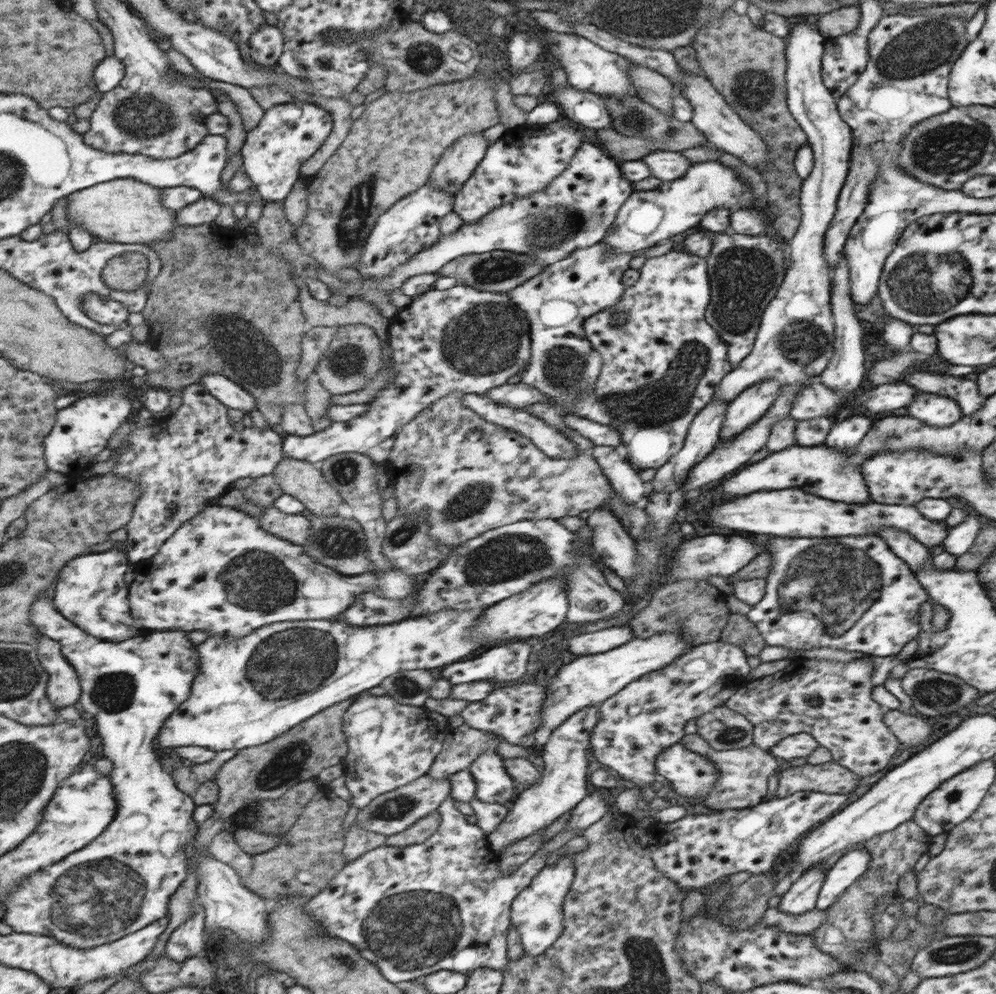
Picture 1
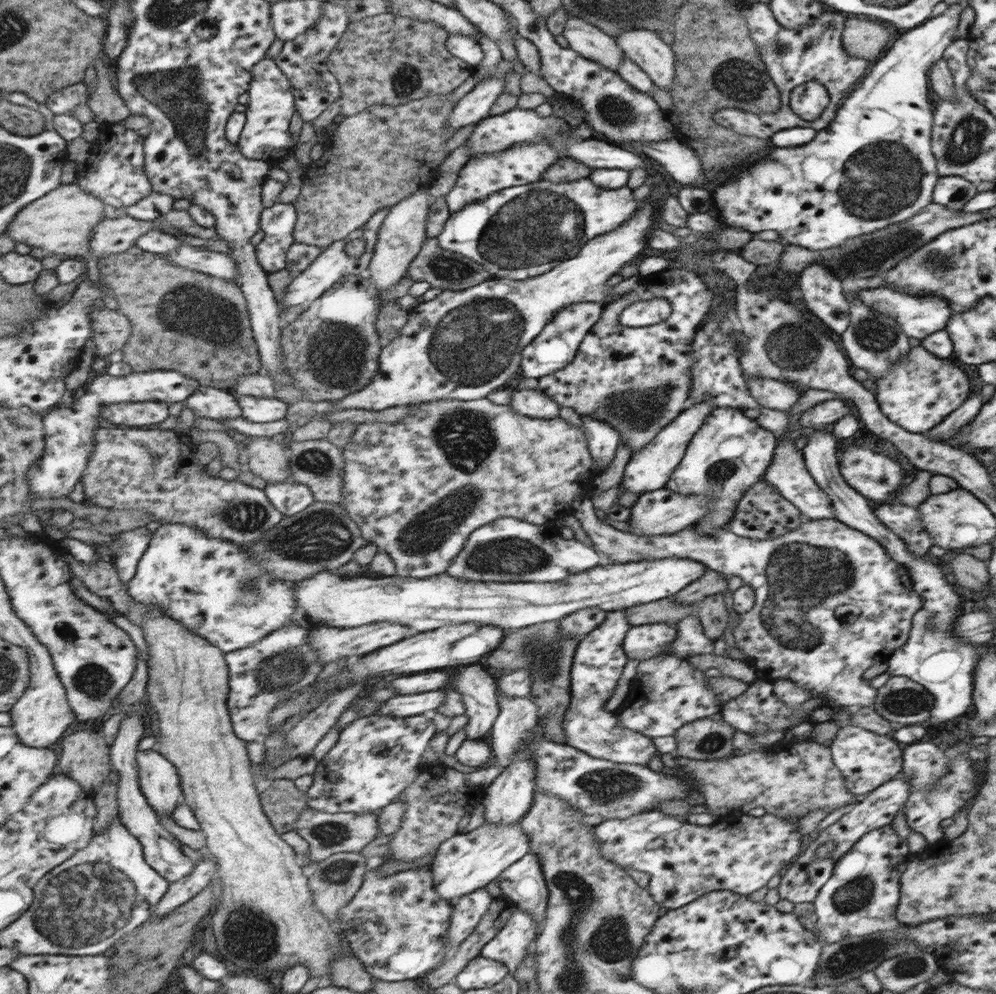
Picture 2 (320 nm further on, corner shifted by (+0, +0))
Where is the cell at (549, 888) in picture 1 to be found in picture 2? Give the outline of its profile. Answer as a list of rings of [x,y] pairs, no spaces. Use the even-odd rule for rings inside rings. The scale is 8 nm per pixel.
[[[513,904],[512,913],[505,926],[481,947],[480,955],[495,962],[502,962],[512,975],[533,945],[536,930],[539,929],[539,925],[535,924],[530,914]]]

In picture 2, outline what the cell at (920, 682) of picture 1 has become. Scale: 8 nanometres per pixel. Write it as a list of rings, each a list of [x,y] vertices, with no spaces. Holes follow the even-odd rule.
[[[905,676],[890,677],[876,688],[872,709],[894,726],[917,724],[930,718],[933,697],[918,682]]]

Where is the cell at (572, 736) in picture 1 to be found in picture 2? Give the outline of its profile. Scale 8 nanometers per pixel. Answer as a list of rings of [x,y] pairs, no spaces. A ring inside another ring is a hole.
[[[485,822],[479,827],[449,837],[438,847],[430,865],[430,882],[434,891],[447,902],[454,904],[463,896],[485,886],[497,878],[509,865],[527,854],[529,838],[522,832],[518,822],[514,824],[491,824]]]

